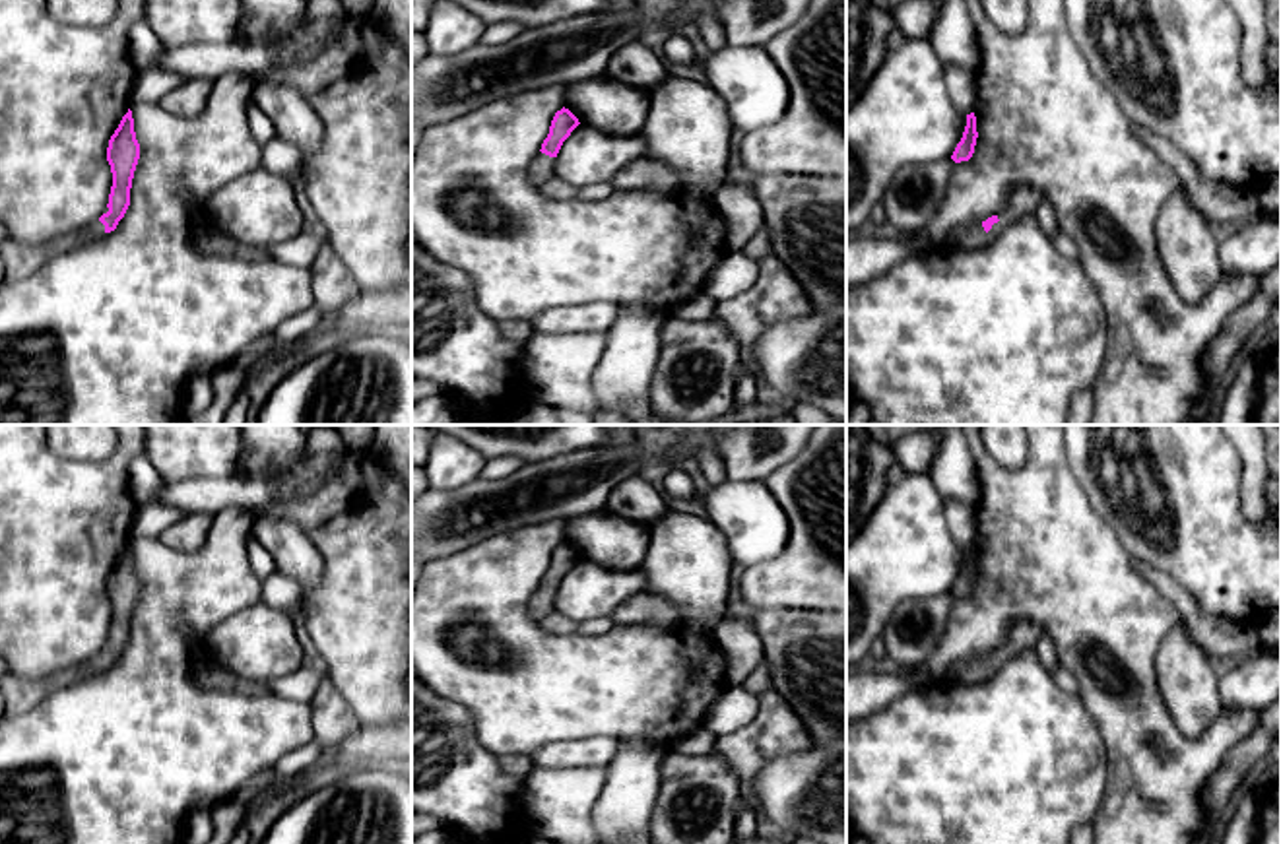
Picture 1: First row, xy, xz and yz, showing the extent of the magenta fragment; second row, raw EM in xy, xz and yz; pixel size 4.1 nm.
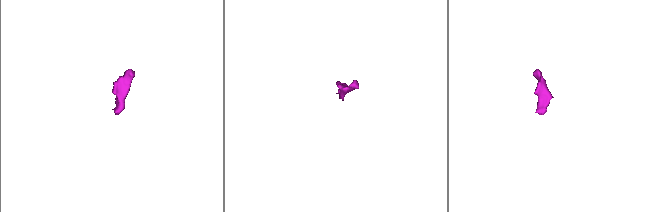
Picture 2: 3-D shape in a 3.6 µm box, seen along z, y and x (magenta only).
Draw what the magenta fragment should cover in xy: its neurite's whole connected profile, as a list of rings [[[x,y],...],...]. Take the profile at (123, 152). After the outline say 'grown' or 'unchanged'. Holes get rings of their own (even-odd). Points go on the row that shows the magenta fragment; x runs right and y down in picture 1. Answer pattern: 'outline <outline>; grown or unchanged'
outline [[[132,111],[122,116],[118,128],[109,140],[107,161],[113,173],[113,186],[109,204],[103,215],[91,223],[83,233],[74,233],[68,239],[49,241],[43,244],[25,244],[12,237],[0,243],[0,256],[6,268],[6,279],[27,277],[39,270],[52,256],[66,252],[87,239],[101,239],[115,231],[130,206],[130,188],[134,171],[140,159],[140,144],[134,132]]]; grown

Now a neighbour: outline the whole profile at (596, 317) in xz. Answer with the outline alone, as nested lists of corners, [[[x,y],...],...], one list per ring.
[[[596,301],[547,308],[532,320],[532,326],[543,334],[606,332],[615,316],[617,305]]]

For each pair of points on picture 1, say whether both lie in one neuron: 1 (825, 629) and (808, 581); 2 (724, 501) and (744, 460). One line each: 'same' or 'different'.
1: different
2: different

